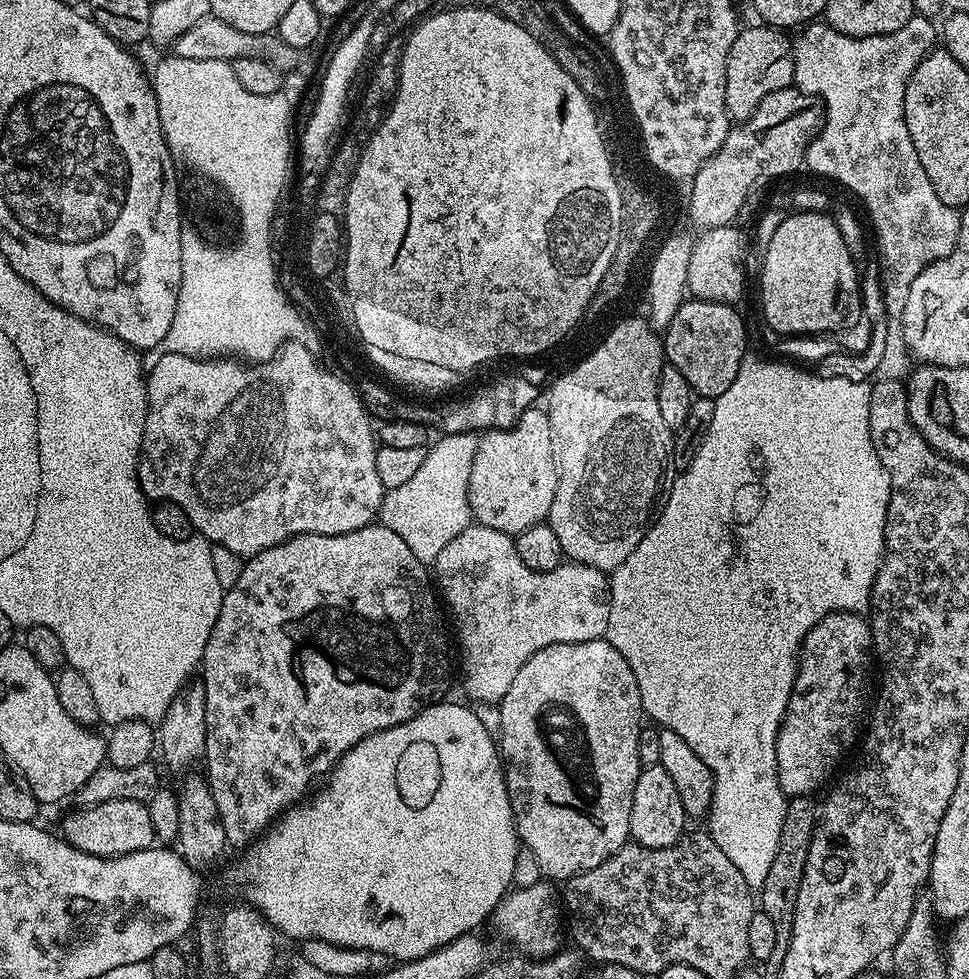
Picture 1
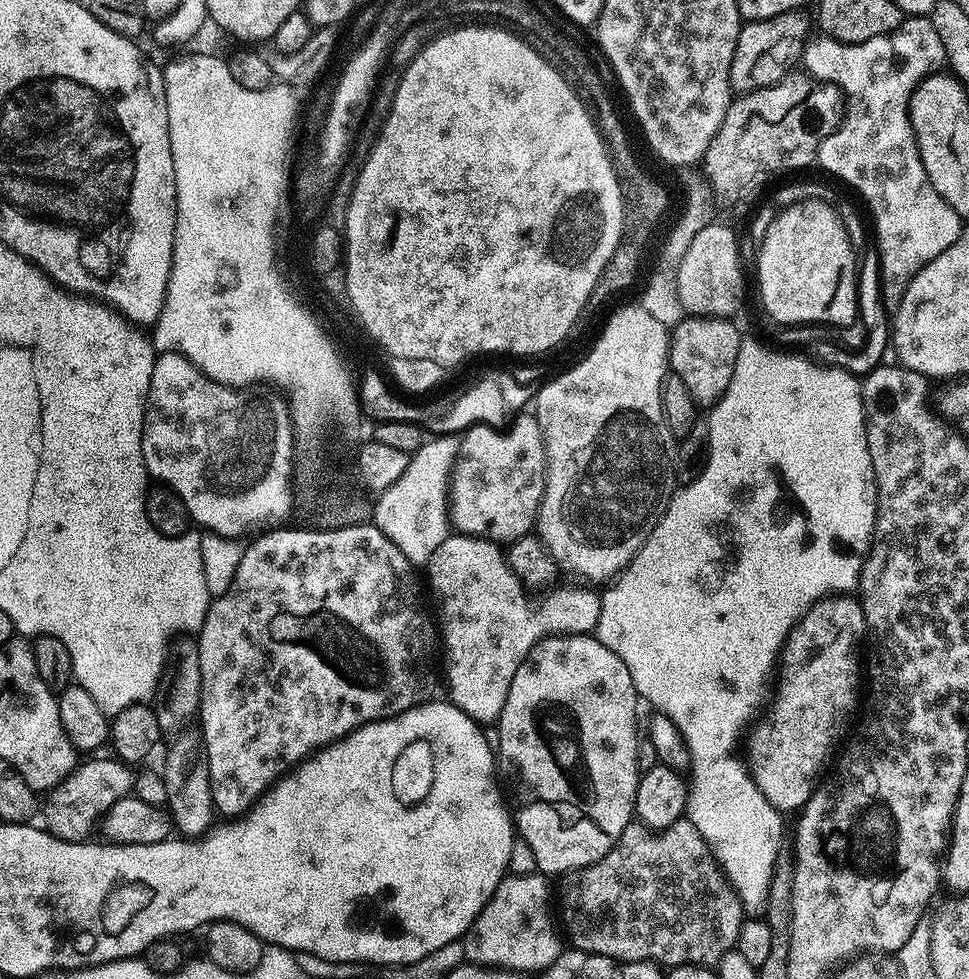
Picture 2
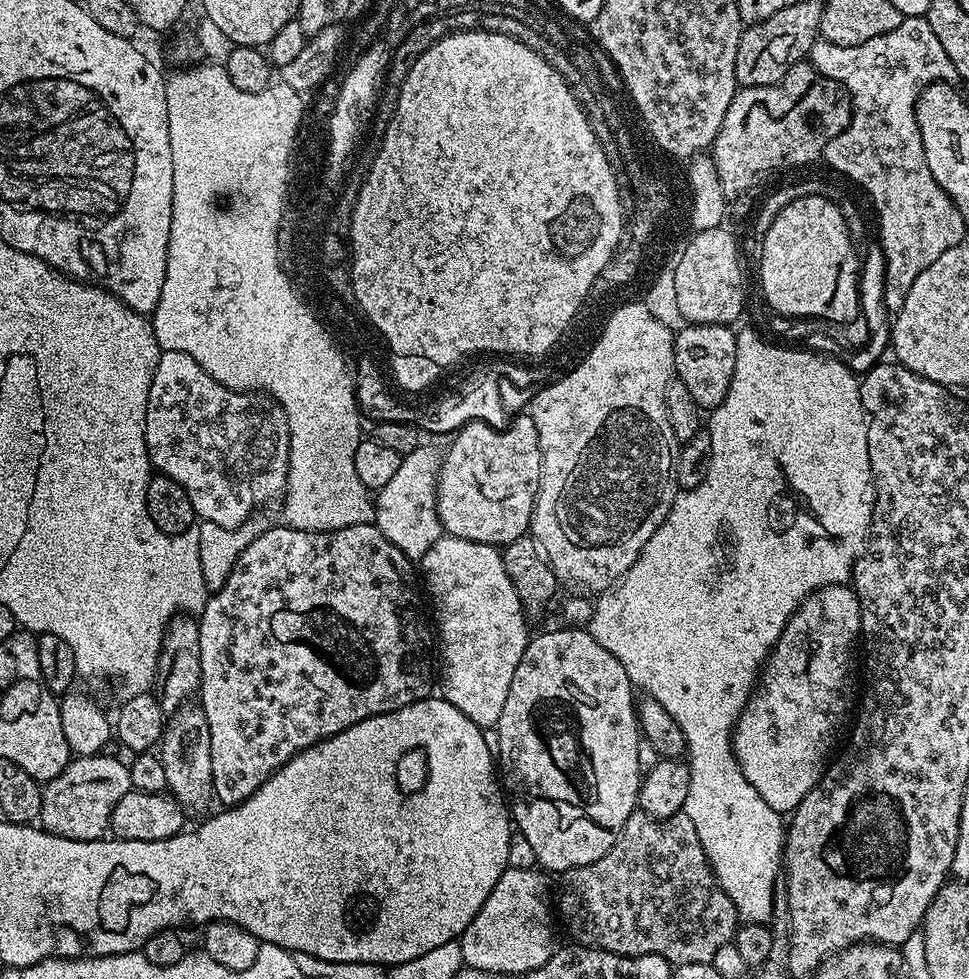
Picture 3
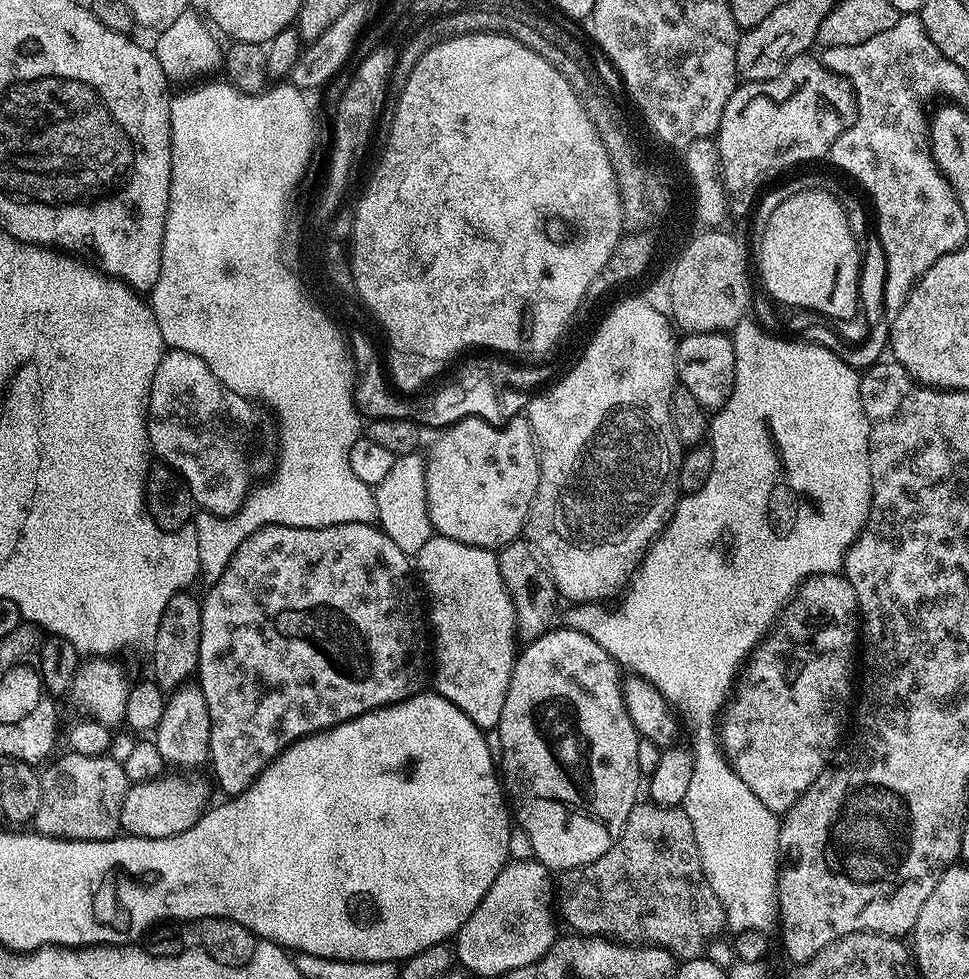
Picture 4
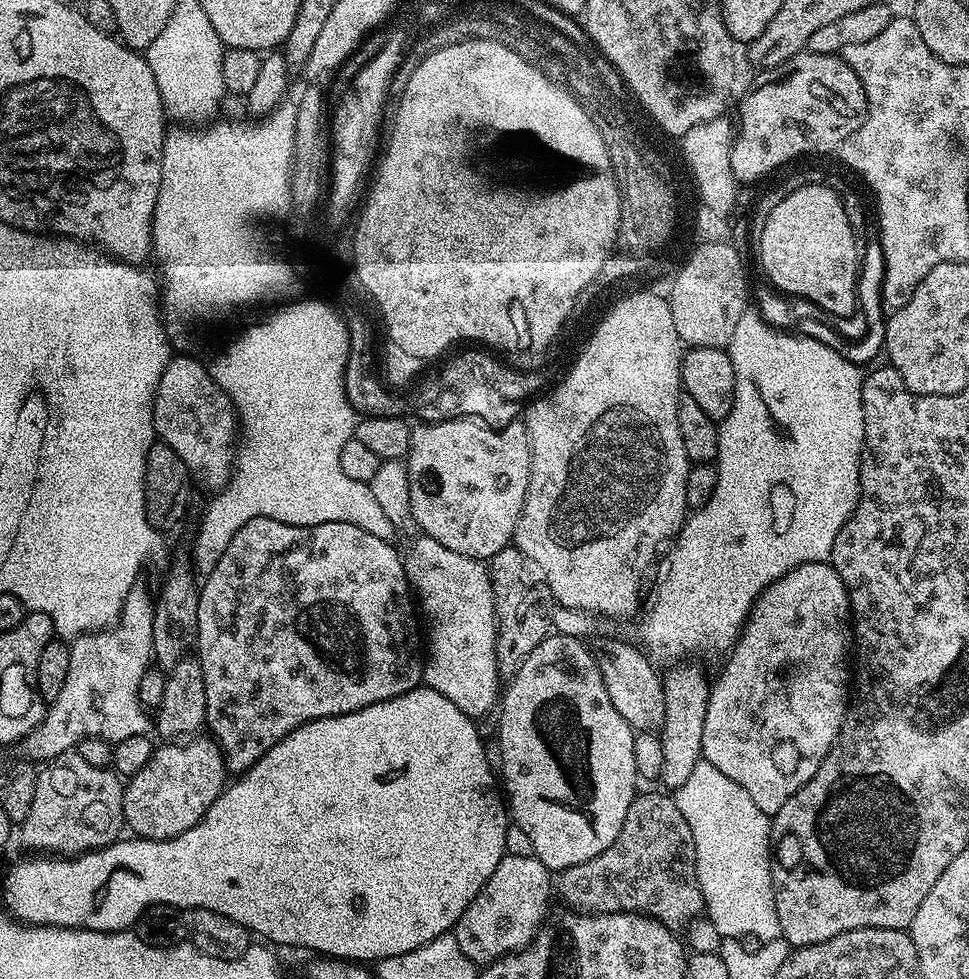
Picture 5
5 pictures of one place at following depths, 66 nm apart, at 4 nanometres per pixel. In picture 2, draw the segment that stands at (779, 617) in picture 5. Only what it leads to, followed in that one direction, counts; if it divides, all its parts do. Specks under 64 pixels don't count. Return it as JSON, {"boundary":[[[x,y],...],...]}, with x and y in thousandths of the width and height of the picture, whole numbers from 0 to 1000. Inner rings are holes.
{"boundary":[[[862,609],[856,610],[853,613],[846,613],[821,637],[821,641],[816,649],[813,650],[812,657],[809,658],[807,663],[807,679],[803,684],[803,699],[805,695],[805,704],[800,704],[800,714],[796,716],[795,722],[792,724],[793,732],[789,733],[784,744],[780,748],[780,753],[776,756],[776,776],[774,775],[774,782],[777,792],[780,794],[781,801],[787,807],[787,811],[797,820],[801,826],[807,831],[814,831],[813,829],[820,830],[822,827],[830,824],[830,820],[838,814],[838,810],[844,804],[844,798],[847,796],[846,788],[850,784],[850,779],[854,776],[854,771],[859,768],[859,759],[870,750],[871,735],[875,735],[883,727],[883,718],[889,718],[890,707],[888,711],[888,653],[894,650],[894,638],[892,635],[892,624],[888,618],[886,612],[878,611],[875,609]]]}

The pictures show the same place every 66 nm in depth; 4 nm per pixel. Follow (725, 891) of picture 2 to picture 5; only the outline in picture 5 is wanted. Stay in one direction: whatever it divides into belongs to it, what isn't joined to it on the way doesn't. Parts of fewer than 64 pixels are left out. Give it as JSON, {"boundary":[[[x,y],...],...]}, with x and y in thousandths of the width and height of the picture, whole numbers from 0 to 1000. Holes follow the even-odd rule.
{"boundary":[[[681,809],[657,810],[646,829],[642,848],[638,848],[638,856],[634,856],[634,860],[630,860],[630,864],[625,864],[621,872],[605,880],[596,880],[596,885],[577,888],[572,907],[575,912],[578,910],[578,915],[587,923],[587,928],[606,930],[611,934],[659,932],[695,950],[709,949],[711,941],[719,939],[728,931],[727,914],[718,901],[716,852],[712,852],[712,844],[709,843],[708,836],[705,836],[697,816]]]}

